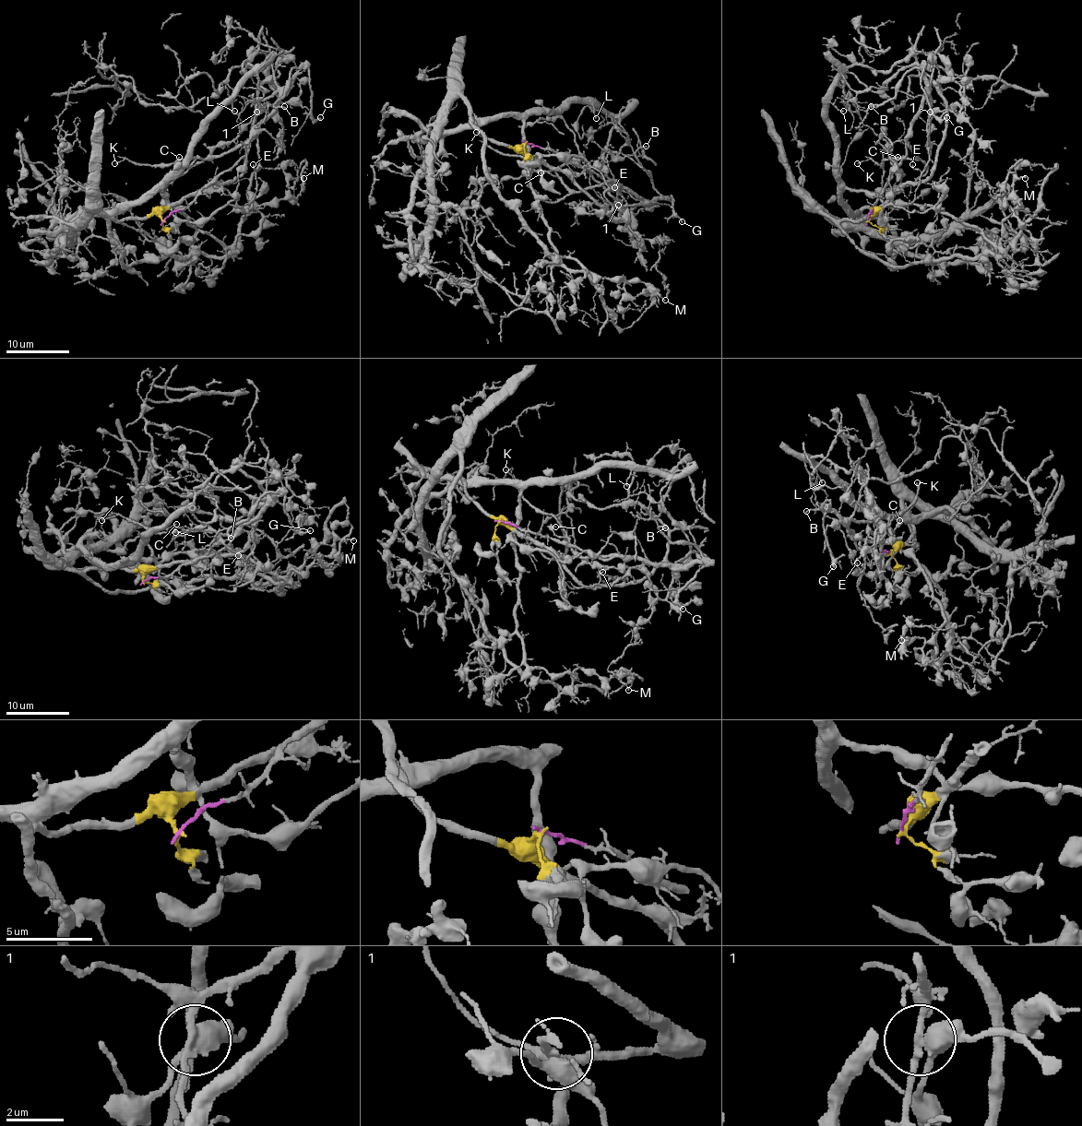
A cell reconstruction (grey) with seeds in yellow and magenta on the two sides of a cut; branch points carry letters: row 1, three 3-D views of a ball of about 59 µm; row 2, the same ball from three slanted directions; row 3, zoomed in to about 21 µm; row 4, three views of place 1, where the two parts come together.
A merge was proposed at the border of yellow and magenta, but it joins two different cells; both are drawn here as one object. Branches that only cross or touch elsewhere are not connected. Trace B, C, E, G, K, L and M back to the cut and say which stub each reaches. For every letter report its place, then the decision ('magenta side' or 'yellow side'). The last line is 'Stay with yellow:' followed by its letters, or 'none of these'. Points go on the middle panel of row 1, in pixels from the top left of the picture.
B: place (646, 146); magenta side
C: place (540, 172); magenta side
E: place (614, 187); magenta side
G: place (682, 221); magenta side
K: place (476, 132); magenta side
L: place (596, 118); yellow side
M: place (665, 300); yellow side
Stay with yellow: L, M

